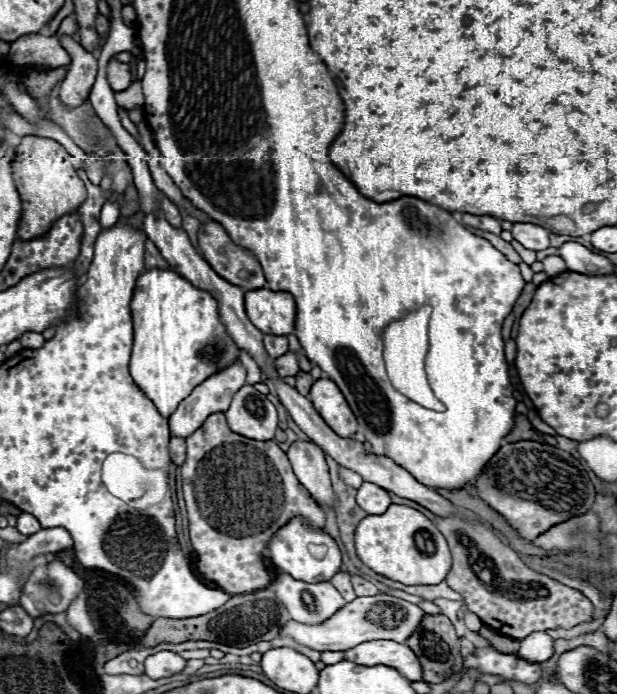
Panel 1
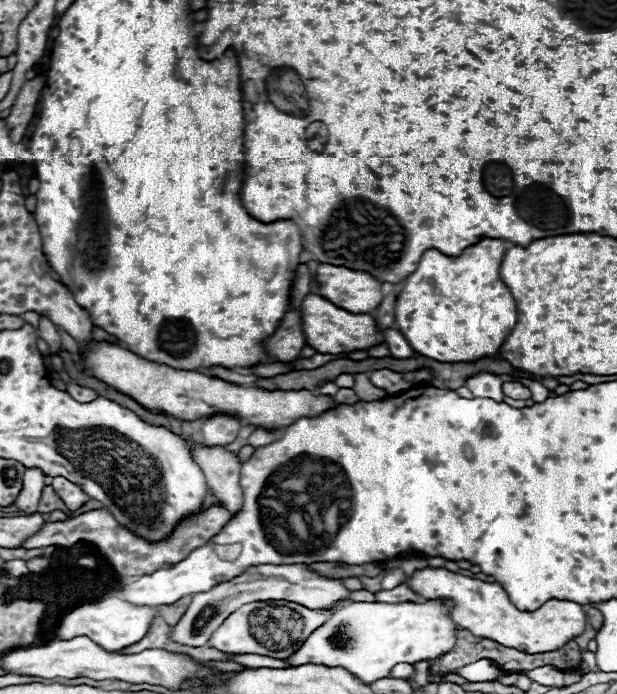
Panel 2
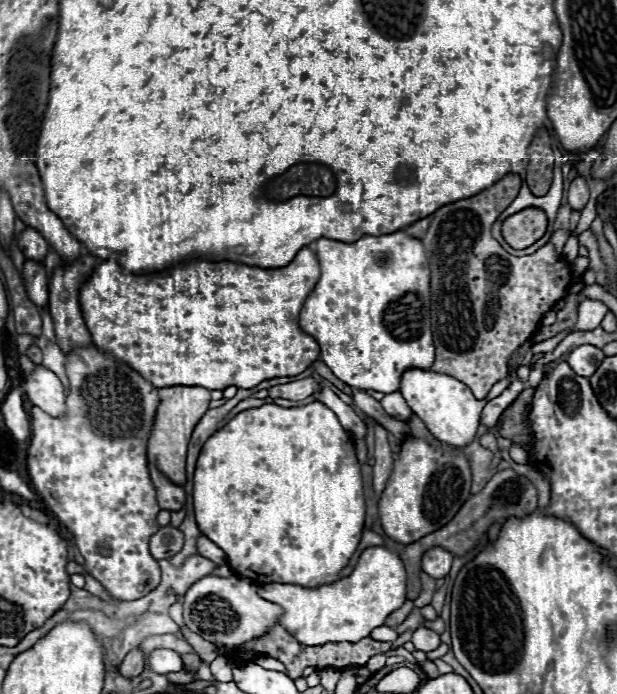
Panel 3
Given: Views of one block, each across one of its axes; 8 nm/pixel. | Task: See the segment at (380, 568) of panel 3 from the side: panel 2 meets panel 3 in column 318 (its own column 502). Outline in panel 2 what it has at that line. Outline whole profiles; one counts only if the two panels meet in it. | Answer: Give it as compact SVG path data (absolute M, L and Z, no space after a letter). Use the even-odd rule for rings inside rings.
M426 566L422 570L416 570L406 580L406 584L424 600L452 600L454 608L450 616L456 626L472 632L478 638L494 640L506 648L516 648L530 654L552 652L562 648L568 640L580 636L586 630L586 612L576 602L554 598L532 612L518 610L498 582L468 578L446 568Z

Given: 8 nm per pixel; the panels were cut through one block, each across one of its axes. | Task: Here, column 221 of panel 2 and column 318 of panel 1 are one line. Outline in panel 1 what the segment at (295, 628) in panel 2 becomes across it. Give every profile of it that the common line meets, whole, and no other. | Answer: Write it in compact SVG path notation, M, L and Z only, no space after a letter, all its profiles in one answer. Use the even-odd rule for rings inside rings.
M378 594L372 598L356 598L352 602L348 602L342 610L338 610L330 620L326 620L324 624L318 626L306 626L294 620L288 620L282 628L280 628L280 636L290 636L296 642L312 648L312 650L350 650L352 646L358 646L360 642L368 642L368 640L394 640L404 644L412 632L416 632L416 626L420 626L422 618L426 614L410 602L404 602L400 598L388 596L388 594Z

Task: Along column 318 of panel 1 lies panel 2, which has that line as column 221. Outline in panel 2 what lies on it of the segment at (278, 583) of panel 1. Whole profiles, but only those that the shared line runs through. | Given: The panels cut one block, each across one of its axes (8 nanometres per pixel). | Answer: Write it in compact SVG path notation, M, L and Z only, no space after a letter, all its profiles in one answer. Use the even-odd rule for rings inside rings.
M304 564L250 566L240 576L236 576L228 582L222 582L222 584L210 588L208 592L194 594L192 602L188 604L188 610L182 614L178 624L172 626L170 638L184 646L206 646L212 632L228 618L228 614L238 610L242 604L256 602L256 600L288 600L288 602L302 604L310 610L318 610L318 608L328 608L328 606L336 604L338 600L348 598L348 594L350 592L344 588L342 580L322 578L322 576L310 572Z

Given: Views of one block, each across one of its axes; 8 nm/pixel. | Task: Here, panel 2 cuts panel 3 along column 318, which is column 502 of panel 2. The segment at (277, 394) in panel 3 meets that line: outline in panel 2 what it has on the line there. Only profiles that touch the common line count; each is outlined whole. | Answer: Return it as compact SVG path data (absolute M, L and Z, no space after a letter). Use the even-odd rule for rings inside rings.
M504 382L502 392L514 400L530 400L532 398L532 392L526 386L522 386L520 382Z

